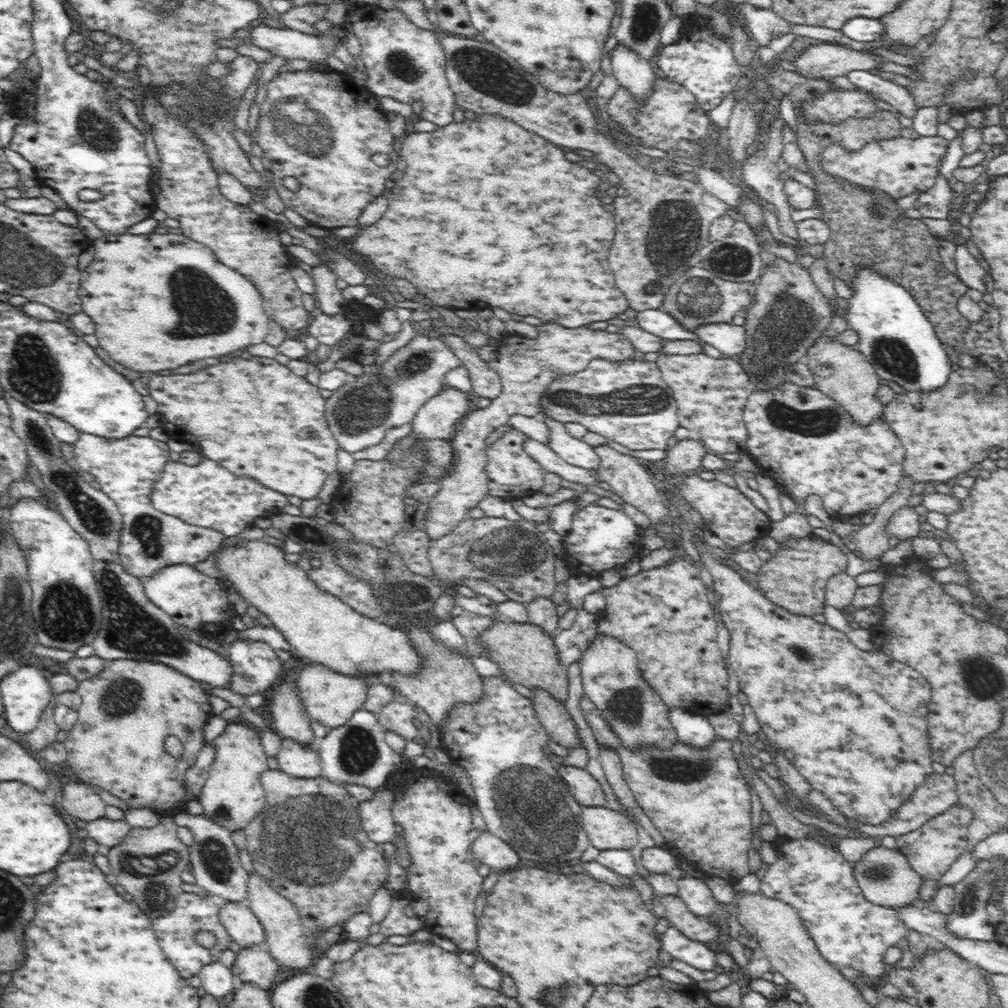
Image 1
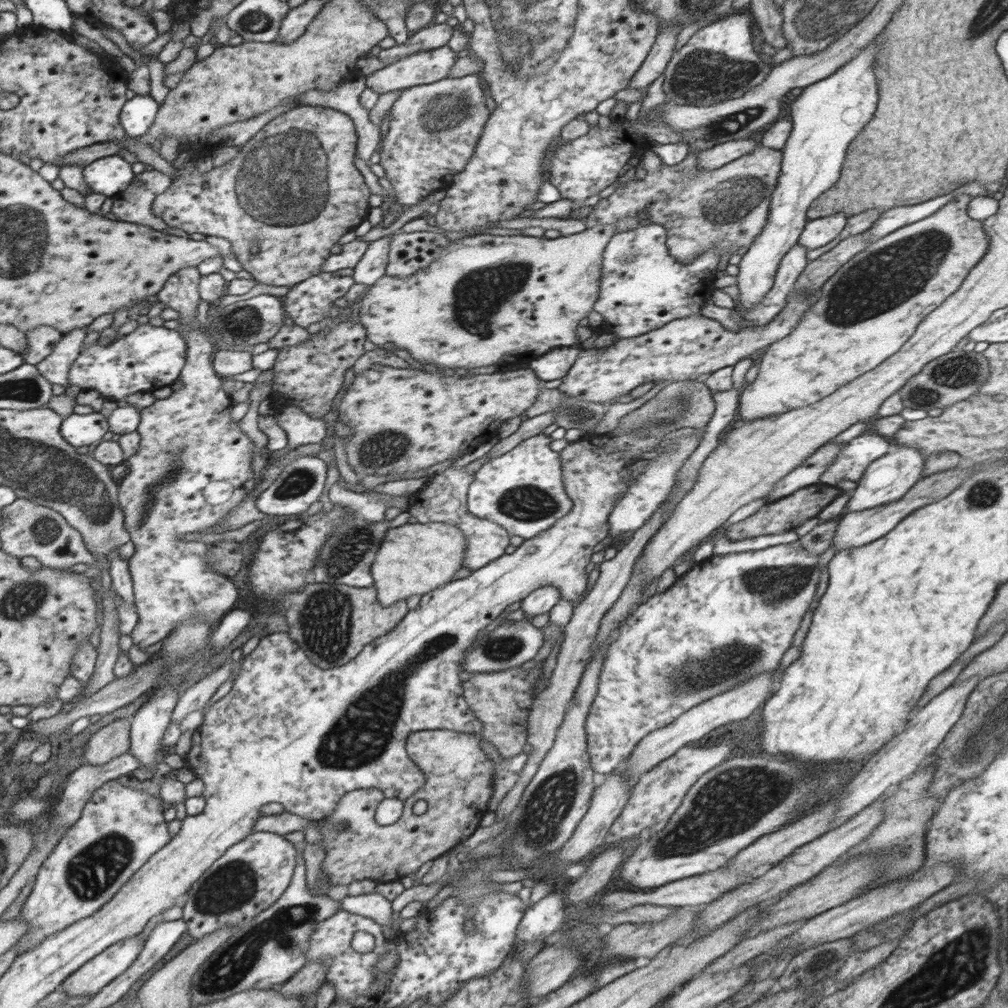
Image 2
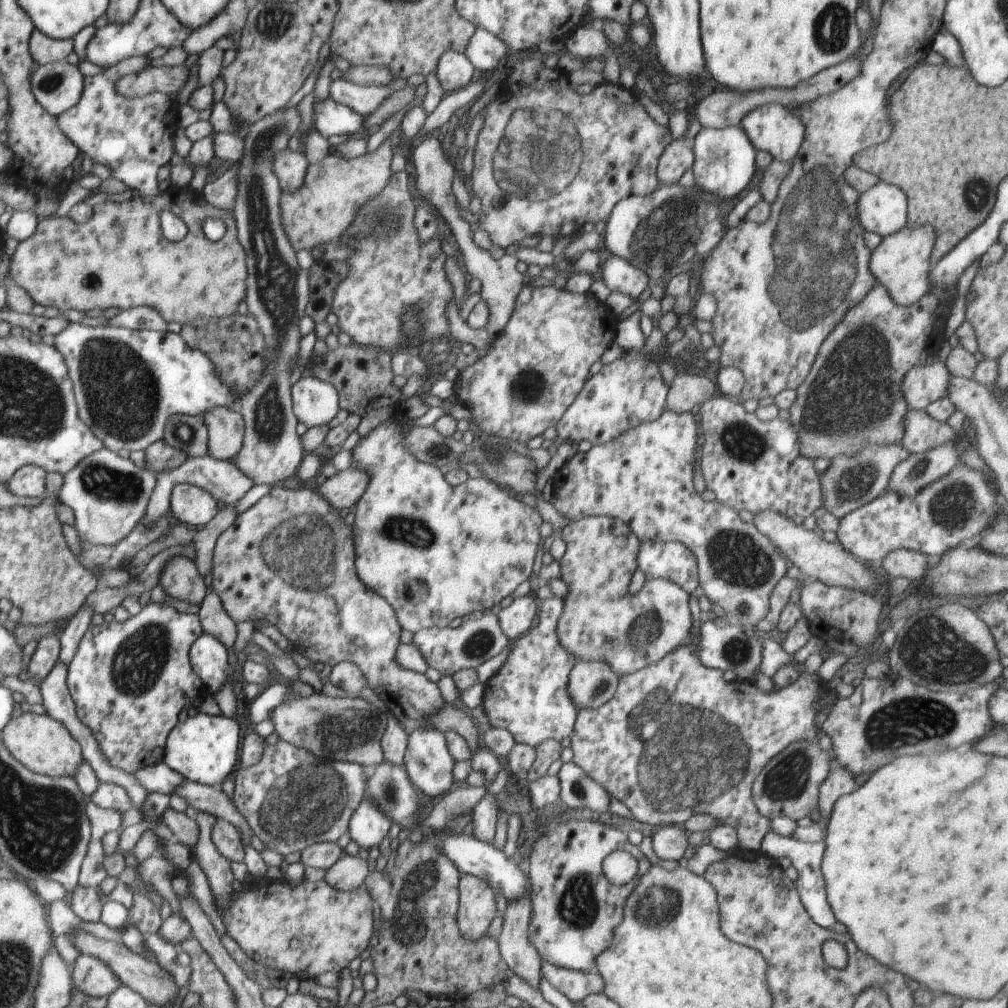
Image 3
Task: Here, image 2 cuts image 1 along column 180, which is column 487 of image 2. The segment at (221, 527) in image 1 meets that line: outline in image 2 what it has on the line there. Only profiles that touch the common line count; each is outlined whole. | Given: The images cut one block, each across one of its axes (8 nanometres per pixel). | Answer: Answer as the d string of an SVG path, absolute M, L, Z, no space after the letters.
M543 432L531 436L524 442L519 442L512 450L486 461L470 483L467 492L468 510L478 518L491 520L508 530L511 537L519 536L526 541L532 539L544 530L550 529L556 521L566 516L573 507L573 500L567 495L564 486L563 468L559 452L550 448L551 438Z

